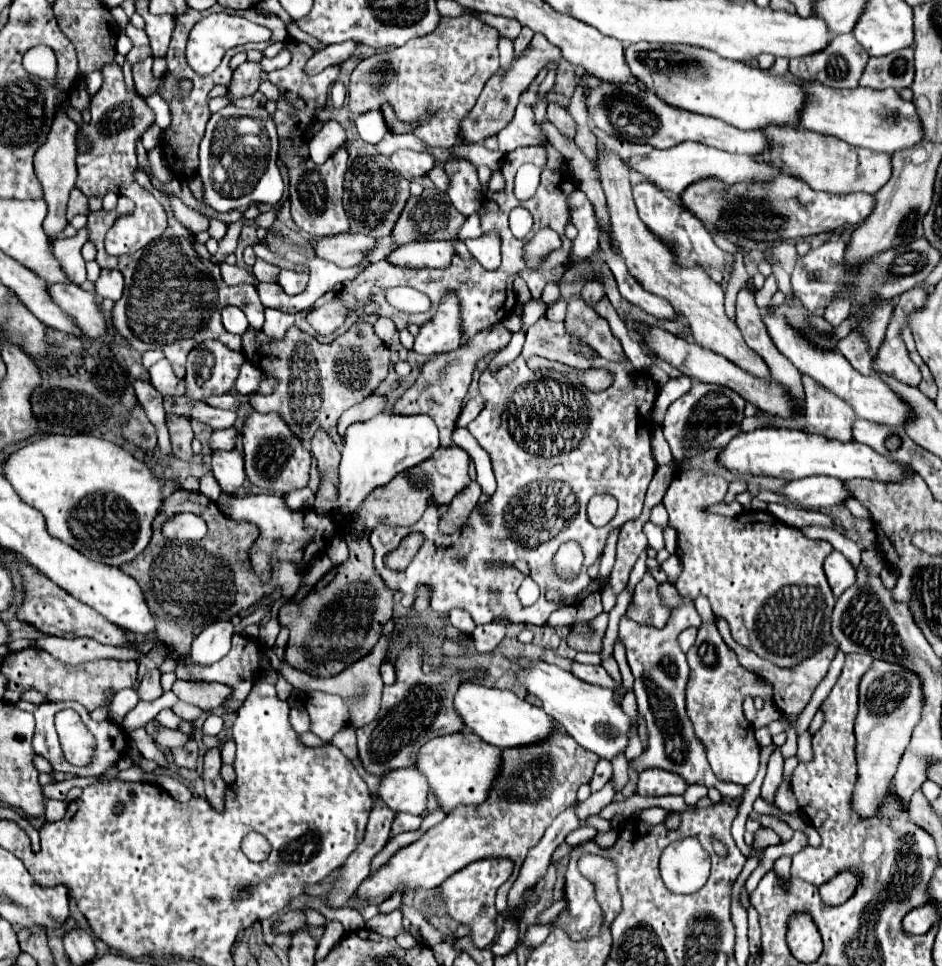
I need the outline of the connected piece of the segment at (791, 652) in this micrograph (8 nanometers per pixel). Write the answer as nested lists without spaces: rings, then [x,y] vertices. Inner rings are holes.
[[[679,471],[675,473],[663,505],[667,507],[670,527],[679,535],[677,557],[681,559],[683,571],[677,581],[677,591],[683,597],[697,599],[705,595],[713,607],[715,617],[725,619],[732,637],[740,645],[755,651],[759,657],[773,661],[781,667],[793,667],[799,661],[807,659],[819,651],[825,643],[833,641],[831,635],[831,611],[835,597],[823,575],[823,561],[833,551],[827,541],[811,541],[801,535],[799,529],[789,527],[781,521],[777,523],[759,523],[755,517],[771,517],[767,511],[749,511],[737,517],[721,517],[705,513],[707,505],[725,499],[729,481],[723,475],[709,471]]]

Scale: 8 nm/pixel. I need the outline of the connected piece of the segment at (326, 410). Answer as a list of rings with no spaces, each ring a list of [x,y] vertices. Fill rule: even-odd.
[[[357,321],[349,331],[339,335],[333,343],[321,345],[315,337],[299,327],[289,327],[283,339],[269,339],[263,331],[249,327],[241,335],[243,355],[249,363],[259,367],[265,375],[275,377],[279,383],[273,393],[253,393],[249,405],[259,413],[275,411],[291,427],[291,431],[309,443],[317,429],[327,431],[335,443],[341,445],[337,435],[337,421],[355,403],[369,397],[377,385],[387,377],[389,347],[375,335],[373,327]],[[347,381],[347,383],[345,383]]]

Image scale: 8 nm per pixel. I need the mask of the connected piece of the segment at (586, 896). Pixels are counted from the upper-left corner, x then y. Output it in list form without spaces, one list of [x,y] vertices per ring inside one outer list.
[[[593,841],[583,843],[571,851],[571,861],[565,873],[565,899],[569,905],[559,915],[557,925],[563,927],[573,939],[585,939],[599,933],[603,911],[595,899],[595,885],[583,877],[577,869],[577,861],[581,855],[591,853],[595,847]]]

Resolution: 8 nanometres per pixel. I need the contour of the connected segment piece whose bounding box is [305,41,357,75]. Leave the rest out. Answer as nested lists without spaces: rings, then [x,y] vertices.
[[[345,41],[345,43],[329,45],[329,47],[325,47],[323,51],[315,53],[315,55],[307,61],[305,73],[317,75],[317,73],[321,73],[325,67],[329,67],[329,65],[339,65],[339,63],[347,61],[347,59],[353,55],[355,49],[357,49],[357,43],[355,43],[355,41]]]

